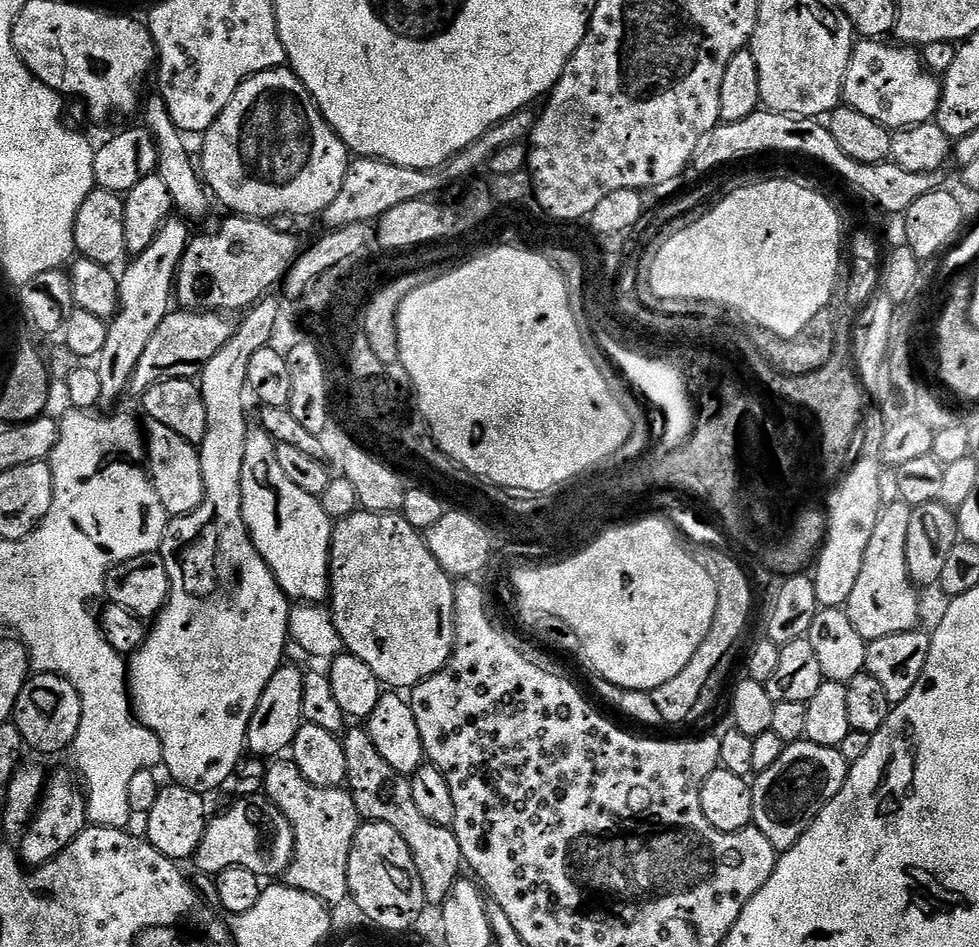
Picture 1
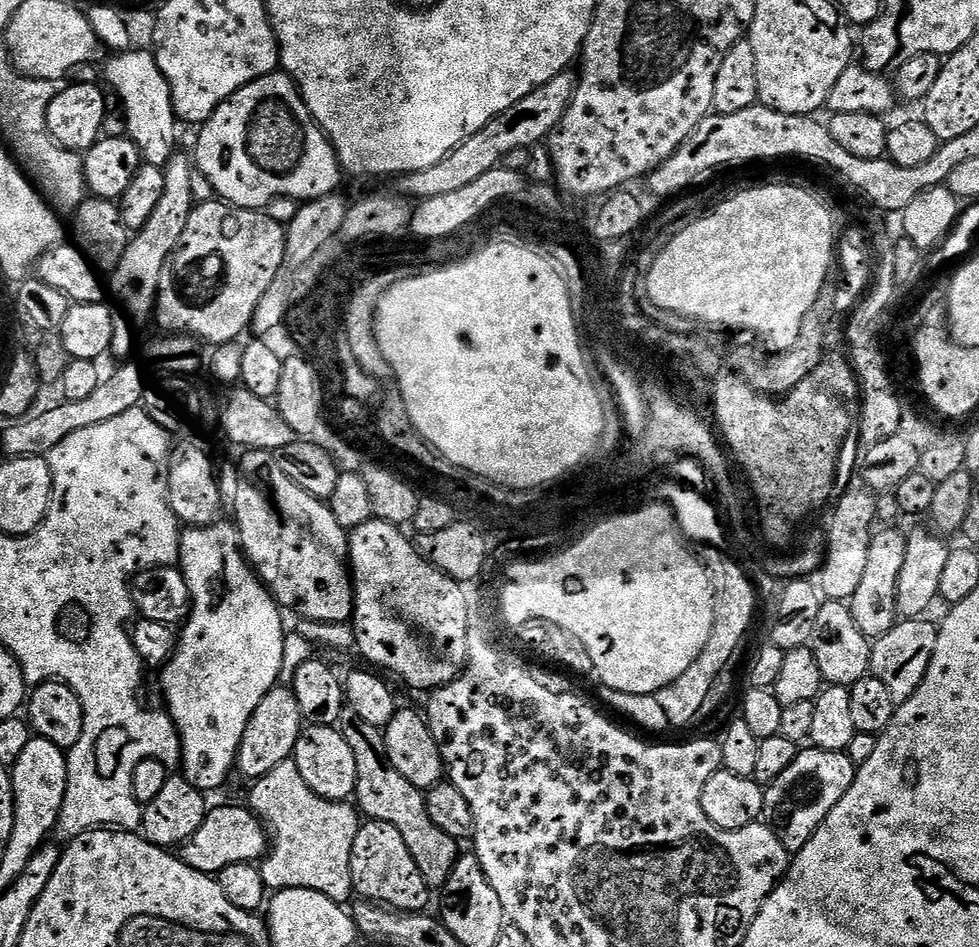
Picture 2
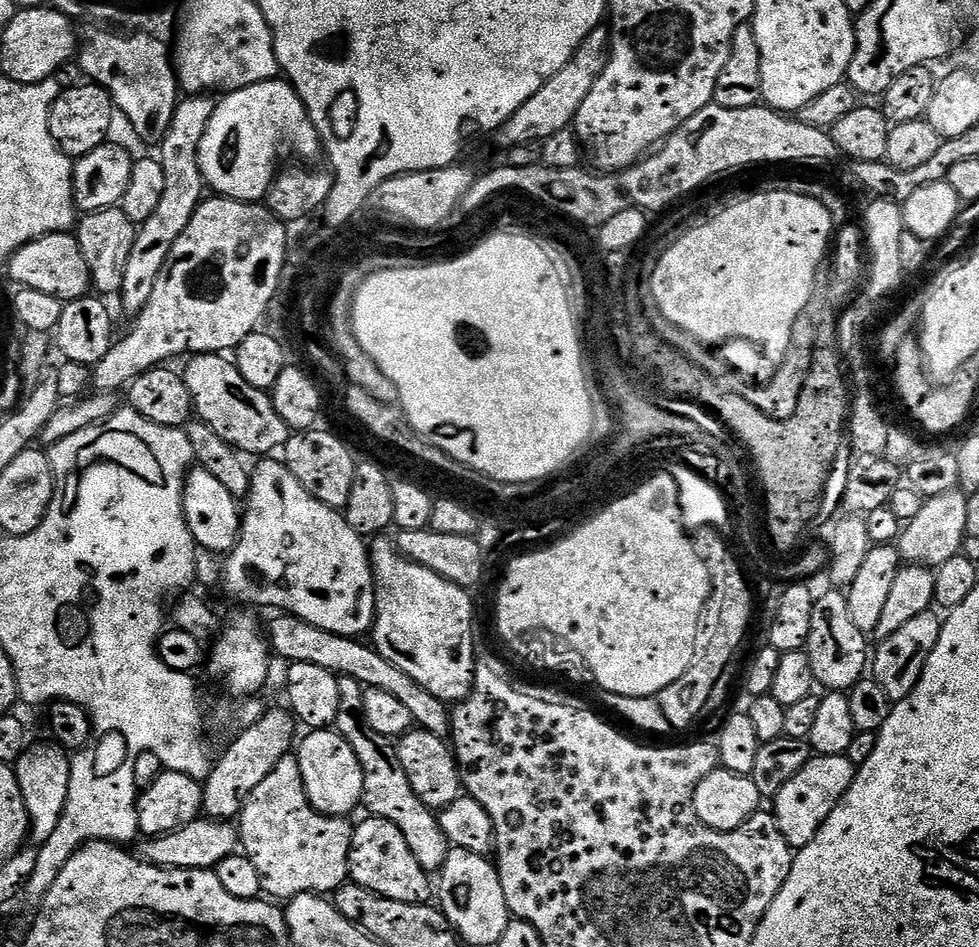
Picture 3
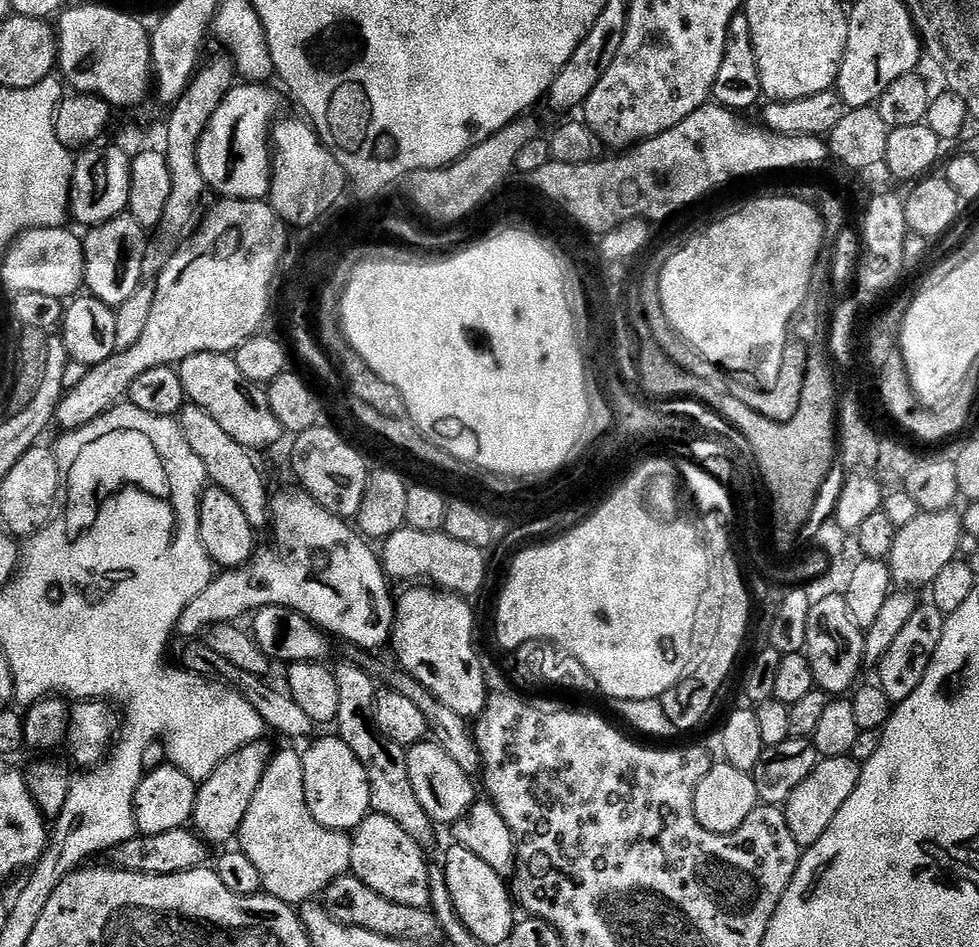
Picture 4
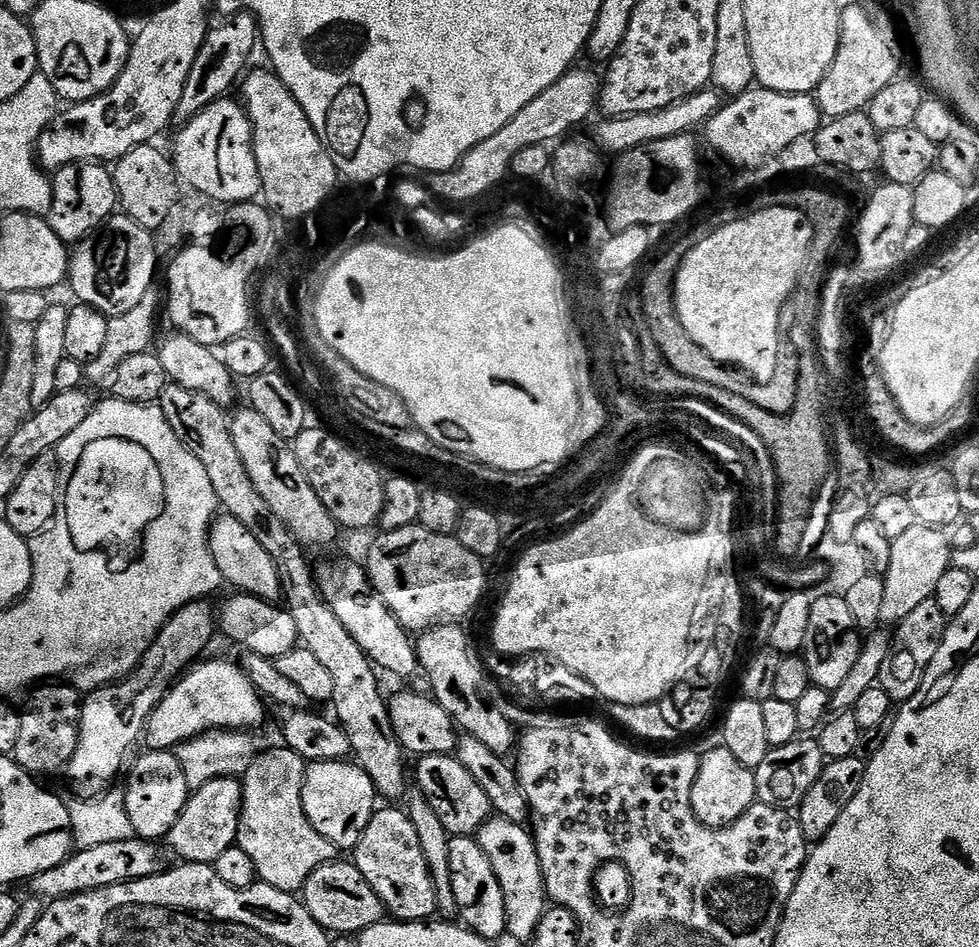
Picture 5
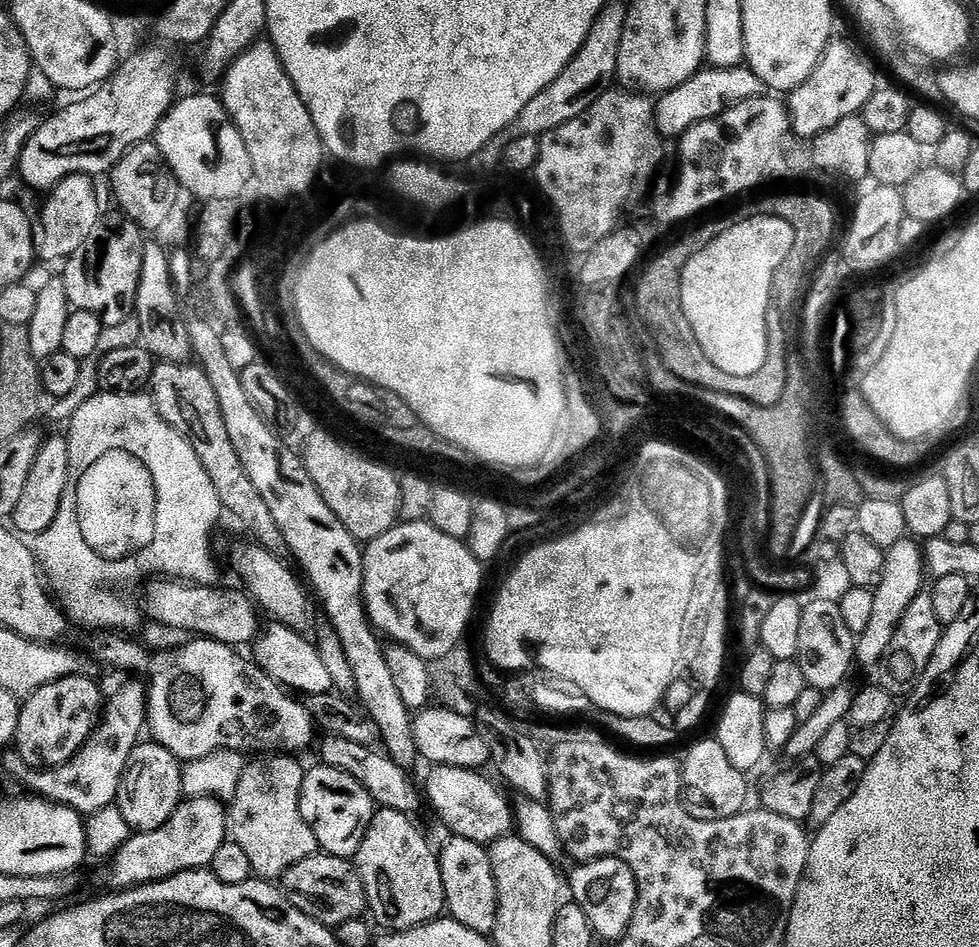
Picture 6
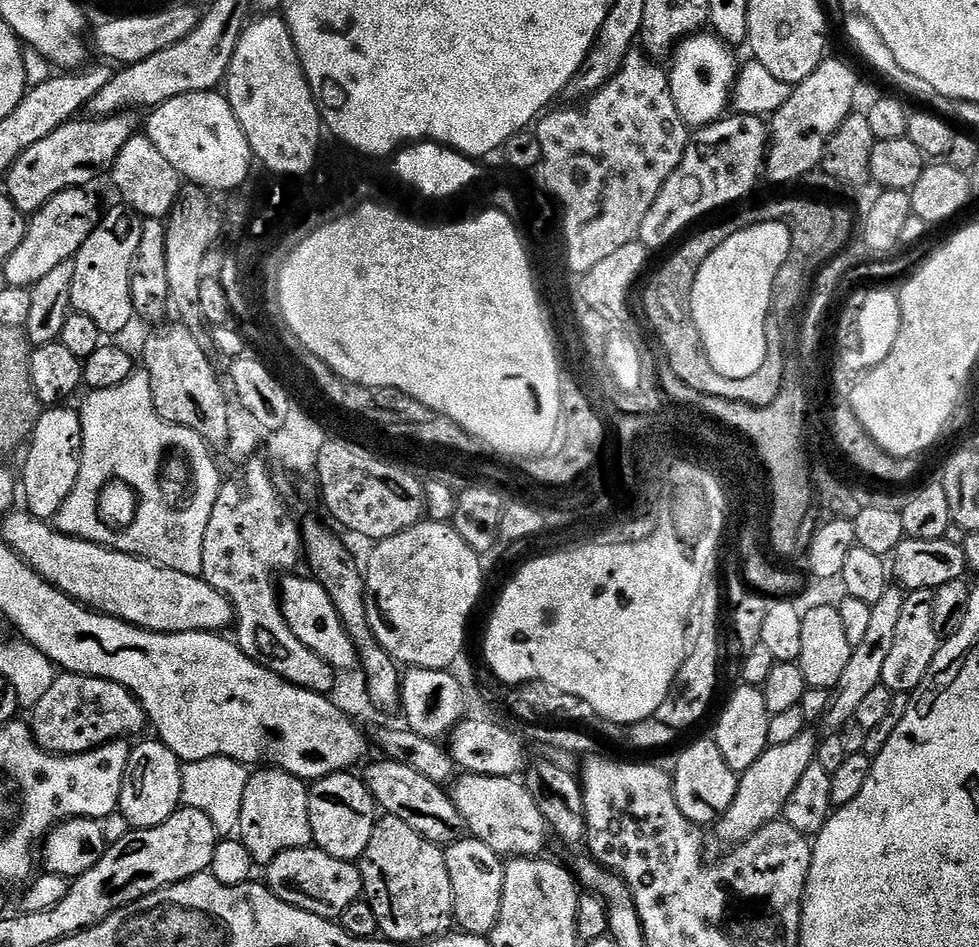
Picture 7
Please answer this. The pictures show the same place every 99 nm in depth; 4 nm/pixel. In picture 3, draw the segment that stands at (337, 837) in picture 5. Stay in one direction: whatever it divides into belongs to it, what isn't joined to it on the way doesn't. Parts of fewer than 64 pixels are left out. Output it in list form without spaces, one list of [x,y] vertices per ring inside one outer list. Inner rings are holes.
[[[318,728],[307,735],[305,740],[303,737],[299,741],[294,755],[302,774],[306,798],[310,798],[310,806],[324,816],[351,817],[351,812],[356,807],[359,809],[364,799],[364,775],[358,754],[354,754],[354,750],[350,750],[350,742],[346,742],[346,738],[332,728]]]

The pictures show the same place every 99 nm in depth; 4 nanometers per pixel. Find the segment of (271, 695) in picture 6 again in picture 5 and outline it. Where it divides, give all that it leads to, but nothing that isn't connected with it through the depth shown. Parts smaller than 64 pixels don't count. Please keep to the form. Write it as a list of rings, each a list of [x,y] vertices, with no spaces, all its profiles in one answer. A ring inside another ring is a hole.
[[[208,660],[203,662],[197,662],[168,689],[166,695],[158,707],[152,712],[152,716],[148,719],[148,723],[145,724],[144,735],[142,737],[143,743],[148,743],[147,747],[154,752],[167,752],[169,750],[175,750],[184,744],[186,741],[191,740],[193,736],[197,735],[198,729],[196,728],[200,724],[200,720],[204,720],[204,728],[208,730],[253,730],[264,720],[264,707],[266,707],[265,701],[262,699],[259,692],[256,691],[256,687],[250,682],[250,678],[246,678],[246,674],[240,668],[237,668],[235,663],[229,662],[228,664],[224,660]]]

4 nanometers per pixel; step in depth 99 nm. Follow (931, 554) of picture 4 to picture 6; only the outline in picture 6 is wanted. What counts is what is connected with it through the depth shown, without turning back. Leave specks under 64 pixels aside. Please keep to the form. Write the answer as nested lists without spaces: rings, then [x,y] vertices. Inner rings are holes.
[[[912,538],[902,542],[887,551],[887,562],[883,572],[883,580],[875,591],[874,613],[870,624],[859,636],[856,644],[856,659],[860,665],[877,667],[885,653],[888,652],[898,622],[902,620],[908,606],[925,589],[924,580],[927,579],[927,568],[924,565],[923,547]]]

